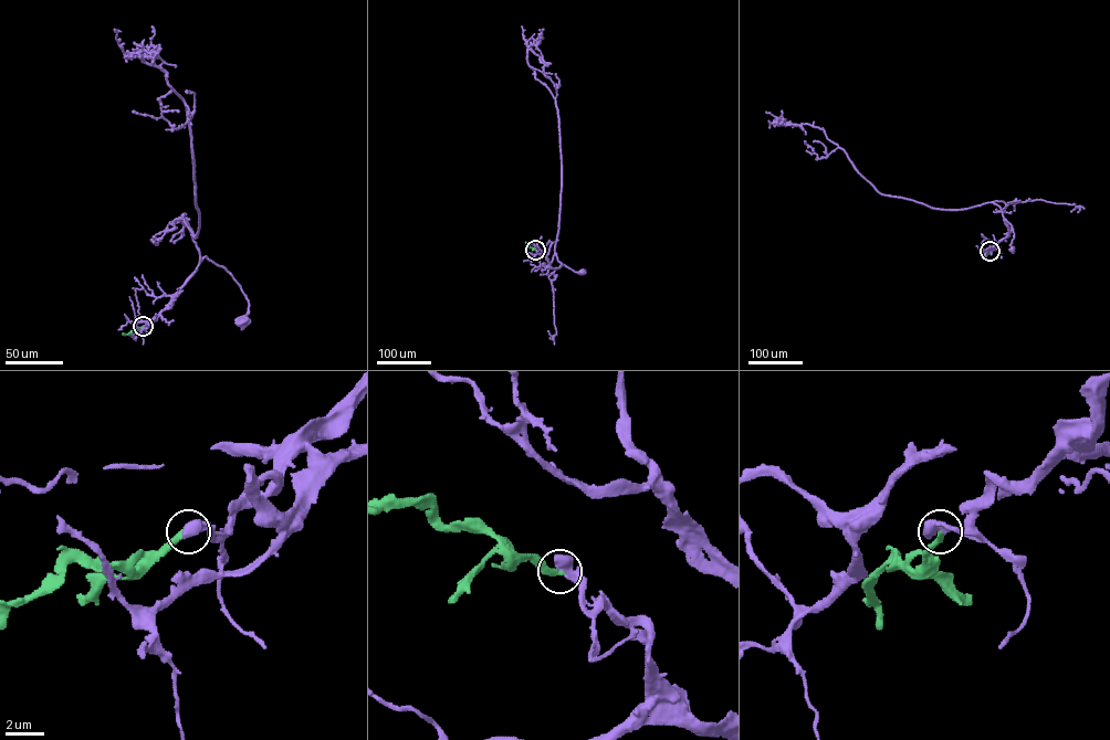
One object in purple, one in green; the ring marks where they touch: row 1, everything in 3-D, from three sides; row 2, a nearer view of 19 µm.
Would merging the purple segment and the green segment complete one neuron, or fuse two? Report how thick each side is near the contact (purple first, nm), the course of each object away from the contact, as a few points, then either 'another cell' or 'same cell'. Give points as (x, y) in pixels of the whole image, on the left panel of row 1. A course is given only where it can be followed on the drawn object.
calibres 700 and 360 nm; course purple (143, 326), (166, 308), (206, 256), (223, 267), (241, 288), (249, 303), (243, 320); course green (143, 326), (123, 334); same cell

